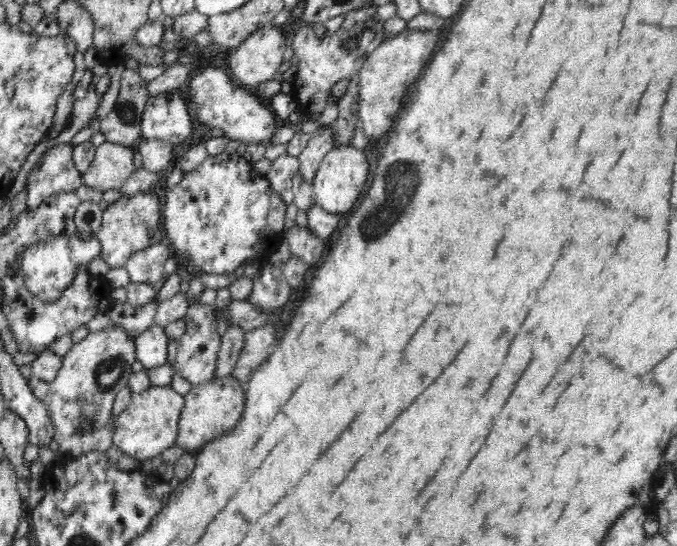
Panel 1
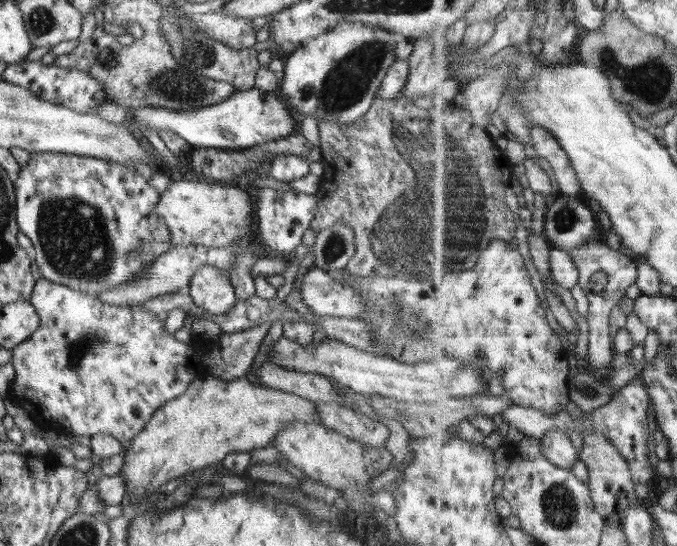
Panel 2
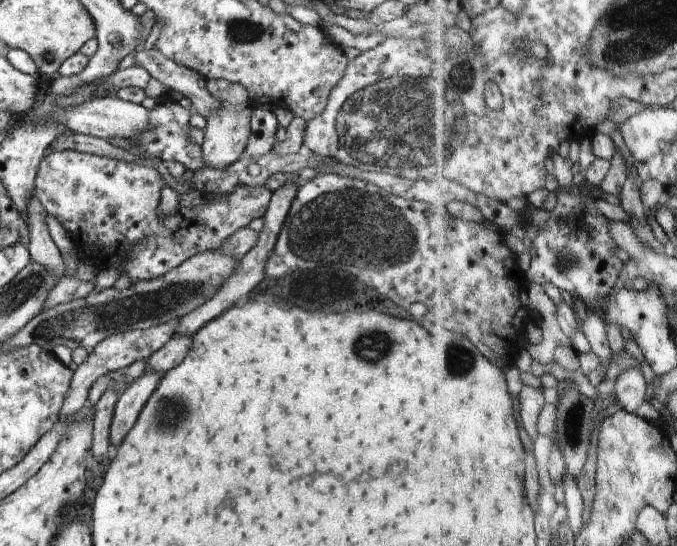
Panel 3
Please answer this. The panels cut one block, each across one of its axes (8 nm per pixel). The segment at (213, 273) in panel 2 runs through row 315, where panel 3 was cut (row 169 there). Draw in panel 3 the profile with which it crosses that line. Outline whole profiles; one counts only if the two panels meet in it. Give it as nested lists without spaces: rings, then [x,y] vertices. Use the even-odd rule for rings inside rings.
[[[250,99],[237,105],[233,102],[219,101],[218,103],[219,107],[212,111],[210,117],[206,118],[205,137],[201,146],[204,164],[208,168],[214,168],[214,170],[228,168],[230,164],[241,159],[244,150],[246,150],[250,132],[252,132],[250,116],[256,108],[255,103]]]

